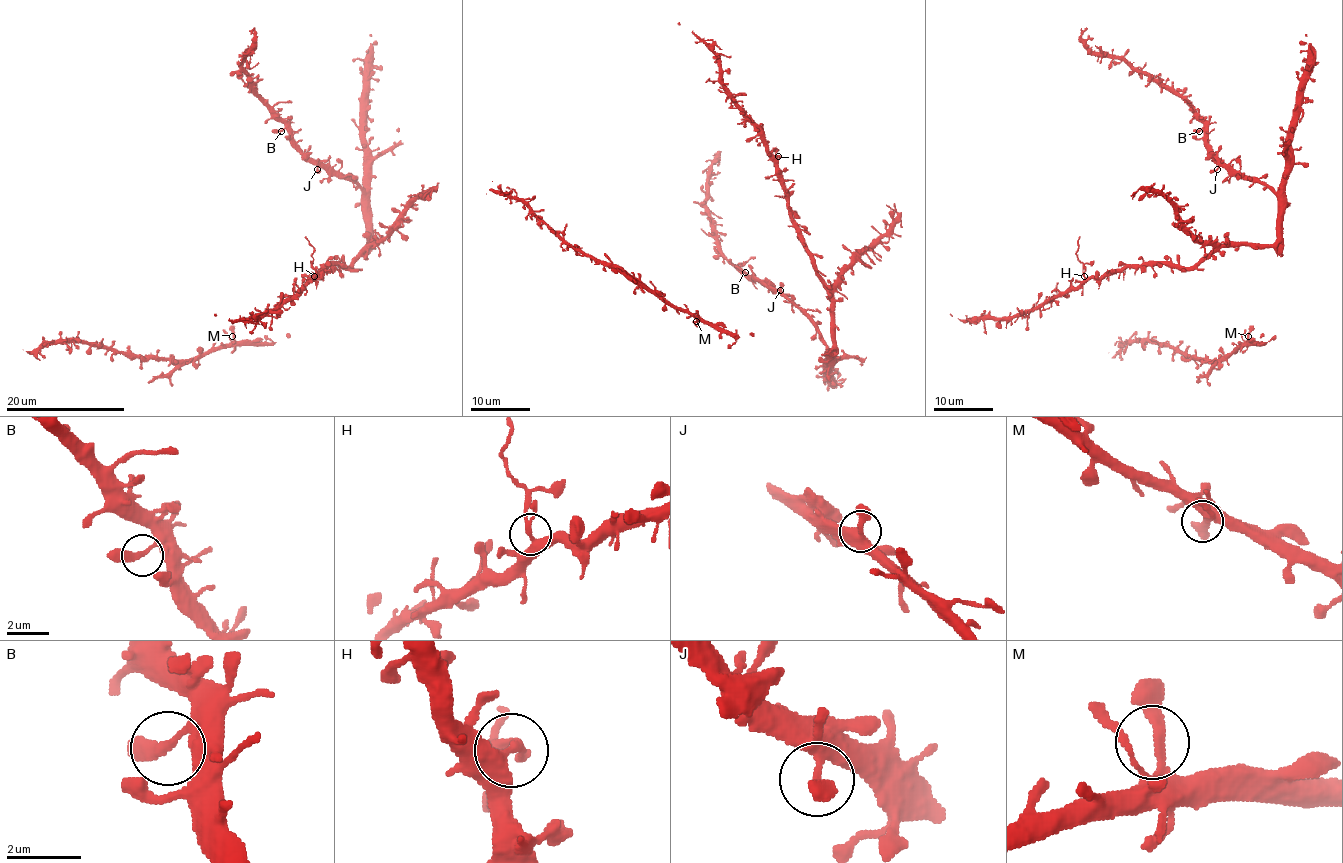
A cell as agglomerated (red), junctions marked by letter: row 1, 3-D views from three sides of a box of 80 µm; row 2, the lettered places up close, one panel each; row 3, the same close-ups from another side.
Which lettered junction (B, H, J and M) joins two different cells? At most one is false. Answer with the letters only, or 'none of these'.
H

